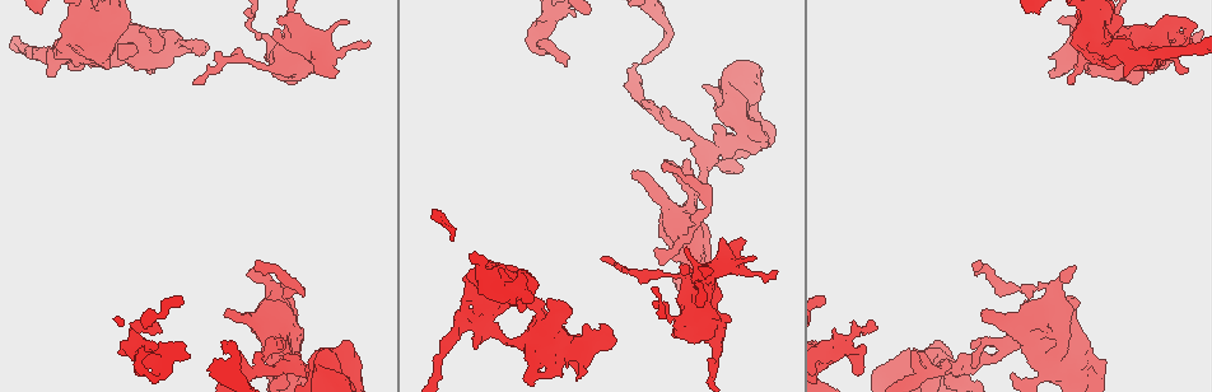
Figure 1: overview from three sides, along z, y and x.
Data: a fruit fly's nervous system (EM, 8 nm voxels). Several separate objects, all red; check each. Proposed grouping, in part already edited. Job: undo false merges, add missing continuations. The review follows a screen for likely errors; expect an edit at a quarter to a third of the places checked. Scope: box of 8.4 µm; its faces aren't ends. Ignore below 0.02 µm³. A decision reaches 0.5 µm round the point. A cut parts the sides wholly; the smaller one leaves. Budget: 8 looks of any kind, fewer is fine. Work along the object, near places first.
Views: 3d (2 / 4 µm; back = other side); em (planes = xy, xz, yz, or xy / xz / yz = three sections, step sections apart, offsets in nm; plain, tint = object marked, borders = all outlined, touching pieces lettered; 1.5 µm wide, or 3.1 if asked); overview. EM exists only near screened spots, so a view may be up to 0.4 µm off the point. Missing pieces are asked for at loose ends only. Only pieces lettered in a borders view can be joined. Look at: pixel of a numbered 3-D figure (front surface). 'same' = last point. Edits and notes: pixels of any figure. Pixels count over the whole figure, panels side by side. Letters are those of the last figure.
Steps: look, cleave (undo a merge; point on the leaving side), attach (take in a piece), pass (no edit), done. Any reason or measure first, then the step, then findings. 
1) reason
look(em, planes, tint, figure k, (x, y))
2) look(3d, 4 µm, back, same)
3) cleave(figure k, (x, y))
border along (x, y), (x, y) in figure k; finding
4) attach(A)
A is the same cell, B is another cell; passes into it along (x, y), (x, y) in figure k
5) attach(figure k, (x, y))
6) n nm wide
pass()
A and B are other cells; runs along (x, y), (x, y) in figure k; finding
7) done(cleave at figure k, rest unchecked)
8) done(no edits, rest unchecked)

looks like a crossing
look(em, planes, borders, figure 1, (717, 145))

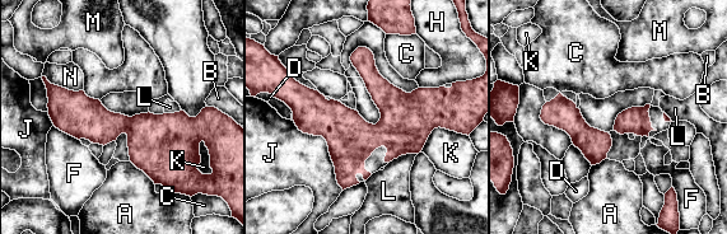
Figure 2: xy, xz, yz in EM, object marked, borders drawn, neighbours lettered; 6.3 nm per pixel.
170 nm wide
pass()
A, B, C, D, F, H, J, K, L, M and N are other cells; border along (83, 89), (88, 96), (99, 101) in figure 2; continuous, no second neuron

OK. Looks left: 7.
thin end
look(3d, 4 µm, figure 1, (867, 329))

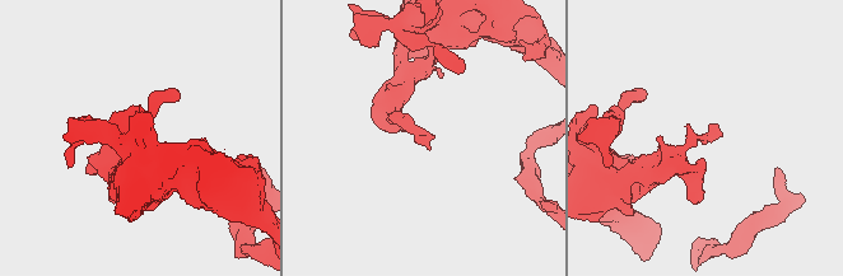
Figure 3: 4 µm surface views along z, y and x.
look(em, planes, tint, figure 3, (714, 139))

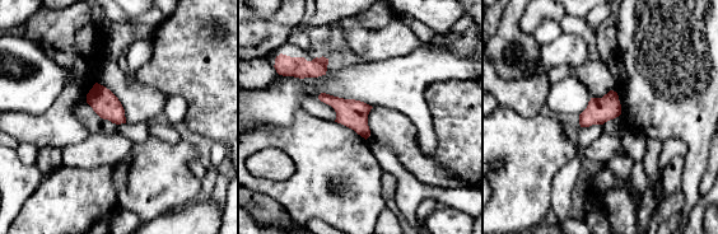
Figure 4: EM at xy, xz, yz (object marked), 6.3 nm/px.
look(em, planes, borders, same)

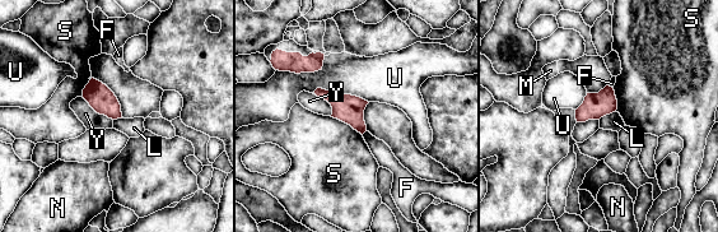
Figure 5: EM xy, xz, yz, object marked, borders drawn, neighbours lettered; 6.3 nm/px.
U touches over 360 nm
pass()
F, L, M, N, S, U and Y are other cells; border along (615, 110), (598, 119) in figure 5; none of them fits

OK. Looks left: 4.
sharp bend
look(em, planes, tint, figure 1, (486, 324))

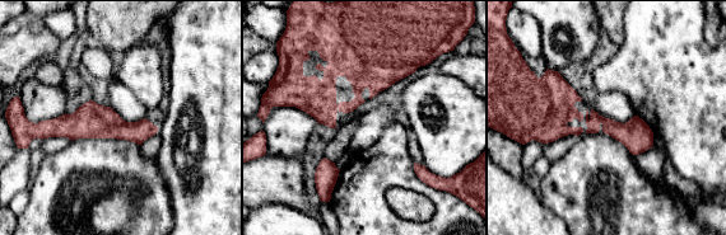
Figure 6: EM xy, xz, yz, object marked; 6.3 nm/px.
look(em, planes, borders, same)

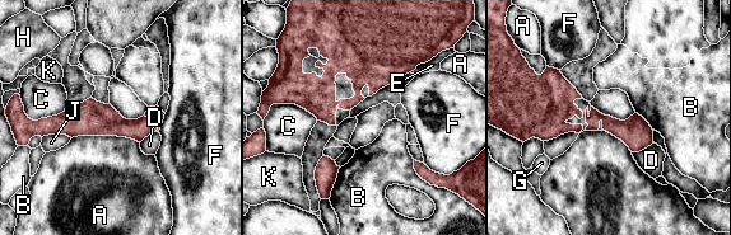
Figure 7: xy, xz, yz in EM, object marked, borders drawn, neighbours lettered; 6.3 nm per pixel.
pass()
A, B, C, D, E, F, G, H, J and K are other cells; all the same neuron

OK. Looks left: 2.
done(no edits, rest unchecked)

